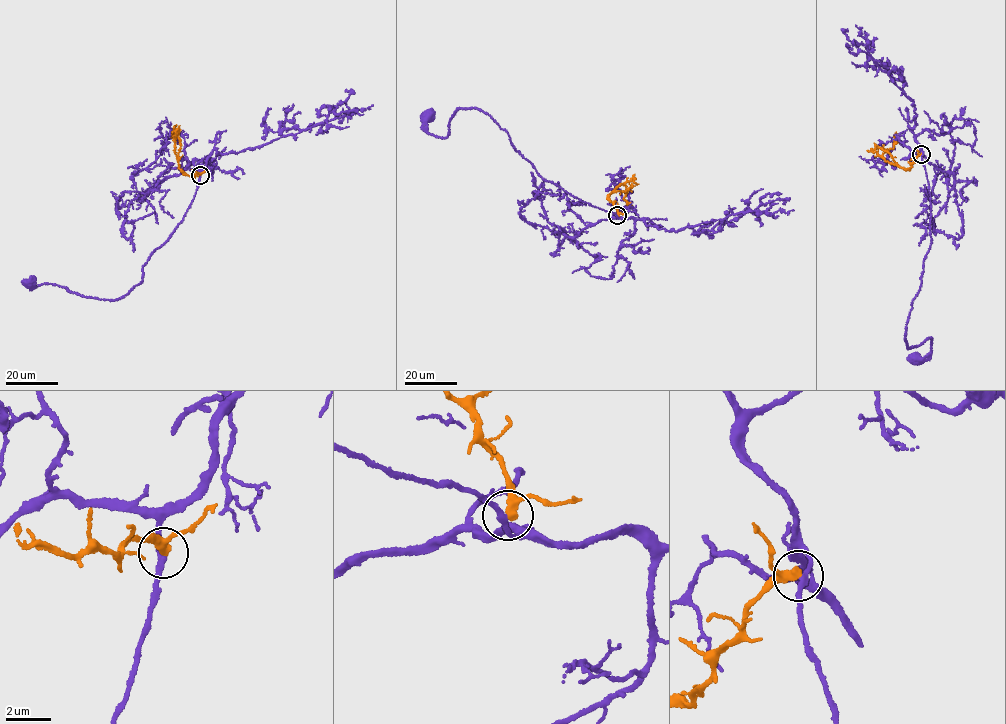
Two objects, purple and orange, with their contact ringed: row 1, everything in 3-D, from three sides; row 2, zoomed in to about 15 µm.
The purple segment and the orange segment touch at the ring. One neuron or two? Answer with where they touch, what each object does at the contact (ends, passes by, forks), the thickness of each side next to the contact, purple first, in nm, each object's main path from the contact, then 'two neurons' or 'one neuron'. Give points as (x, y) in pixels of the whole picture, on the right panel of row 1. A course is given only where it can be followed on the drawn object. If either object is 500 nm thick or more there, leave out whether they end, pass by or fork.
place (921, 154); purple passes by; orange passes by; calibres 220 and 260 nm; course purple (922, 154), (930, 196), (931, 240), (905, 336), (909, 349), (932, 339), (930, 352), (918, 363), (916, 360); course orange (922, 154), (905, 169), (885, 160), (882, 155), (894, 147), (896, 132); two neurons

